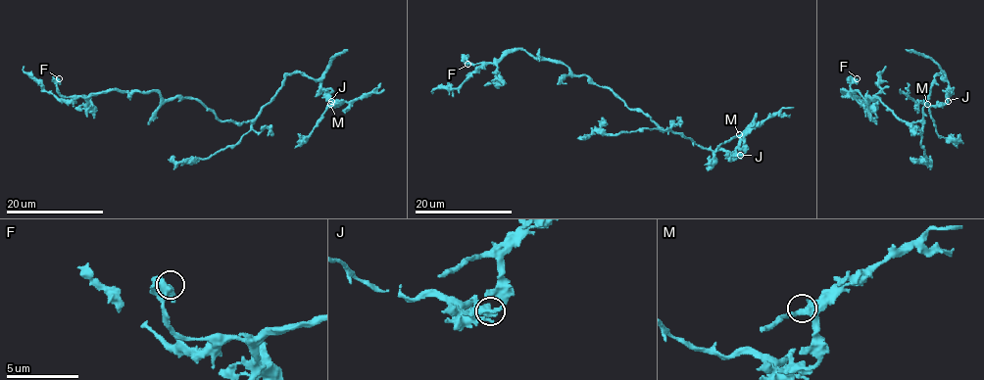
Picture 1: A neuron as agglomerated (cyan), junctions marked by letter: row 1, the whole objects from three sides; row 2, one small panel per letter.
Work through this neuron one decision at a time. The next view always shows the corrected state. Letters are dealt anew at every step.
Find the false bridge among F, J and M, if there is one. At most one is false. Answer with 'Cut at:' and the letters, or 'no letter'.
Cut at: J

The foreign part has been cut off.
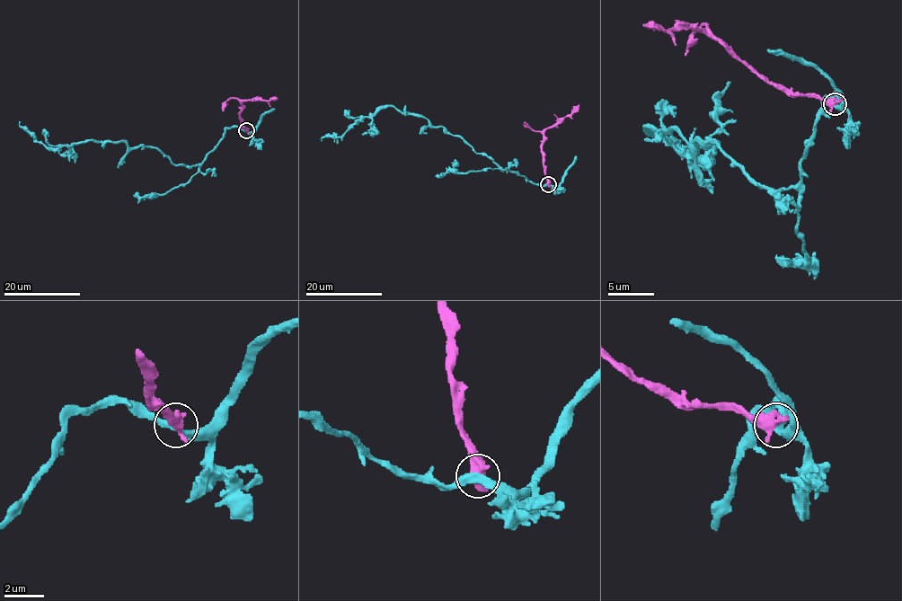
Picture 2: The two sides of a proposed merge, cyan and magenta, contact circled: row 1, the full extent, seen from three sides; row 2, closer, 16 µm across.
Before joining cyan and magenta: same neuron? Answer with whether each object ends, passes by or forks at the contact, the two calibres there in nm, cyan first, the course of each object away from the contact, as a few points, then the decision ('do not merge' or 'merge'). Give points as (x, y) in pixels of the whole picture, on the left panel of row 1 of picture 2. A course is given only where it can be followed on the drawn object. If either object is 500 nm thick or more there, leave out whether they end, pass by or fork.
320 nm thick on the cyan side, 650 nm on the other; cyan runs (246, 130), (228, 128), (195, 166), (174, 165), (155, 147), (130, 147), (123, 141), (48, 148), (19, 122); magenta runs (246, 130), (240, 117), (242, 103), (244, 101), (277, 98); do not merge

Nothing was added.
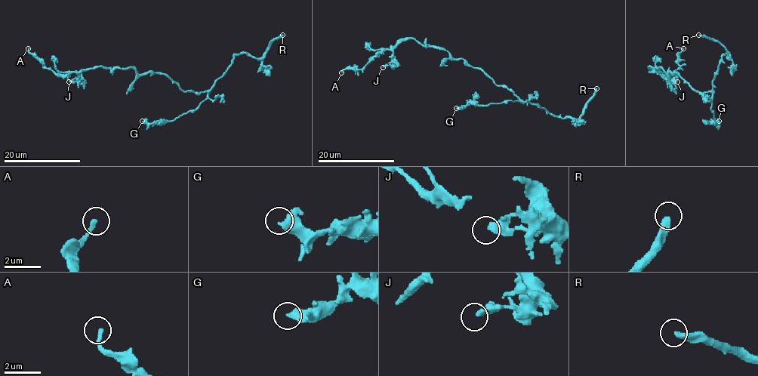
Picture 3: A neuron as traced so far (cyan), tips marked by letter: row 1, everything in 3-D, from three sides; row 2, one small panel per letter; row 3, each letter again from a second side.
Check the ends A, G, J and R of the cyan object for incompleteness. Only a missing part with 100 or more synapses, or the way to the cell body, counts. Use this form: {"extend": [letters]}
{"extend": ["R"]}

